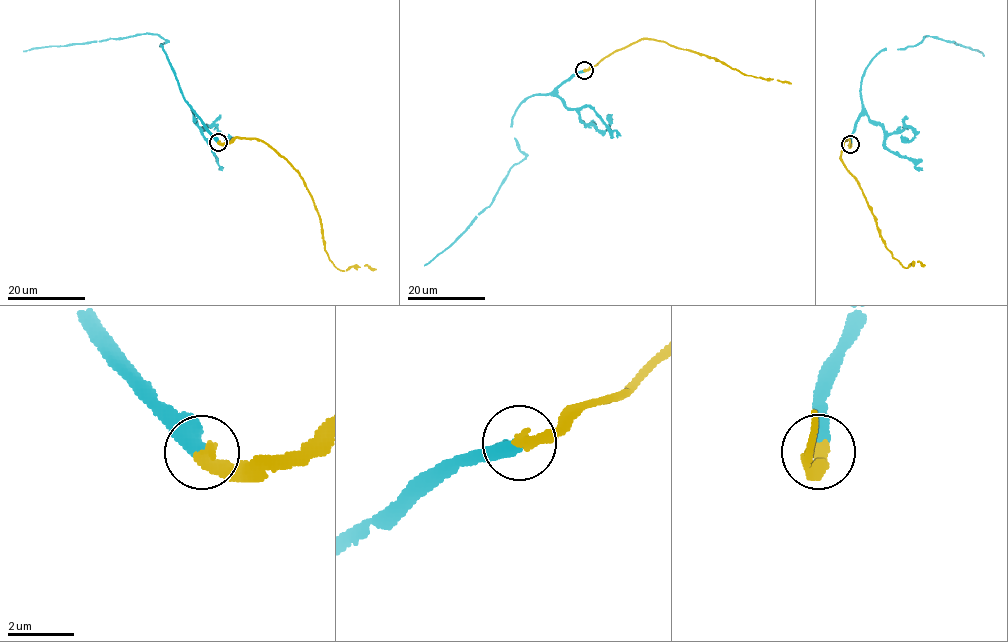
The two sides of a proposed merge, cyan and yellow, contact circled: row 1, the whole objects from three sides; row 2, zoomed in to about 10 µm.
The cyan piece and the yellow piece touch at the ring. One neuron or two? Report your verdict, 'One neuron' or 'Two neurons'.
One neuron

